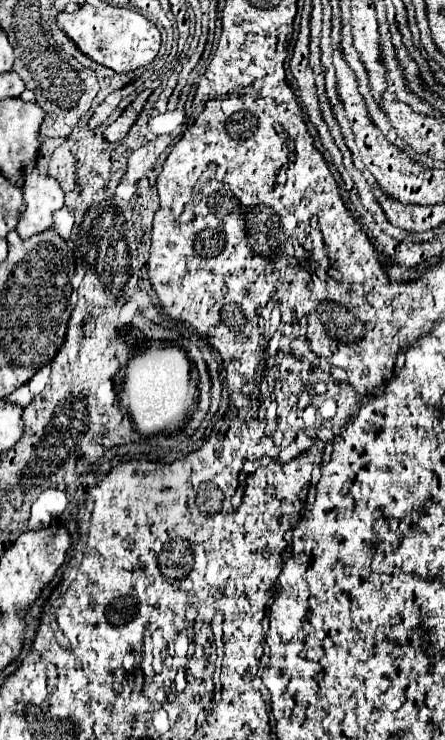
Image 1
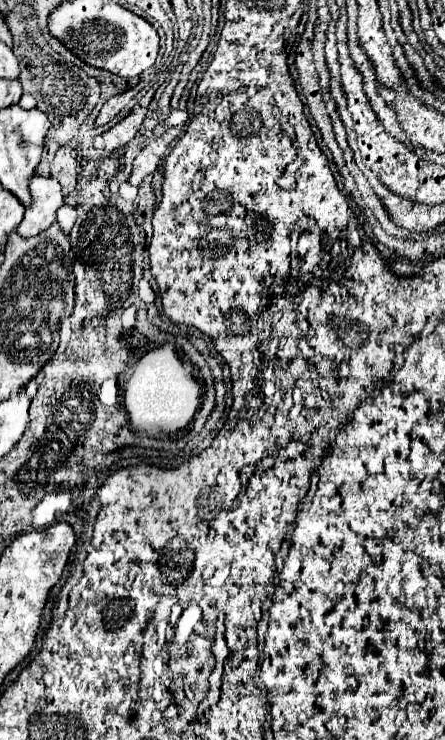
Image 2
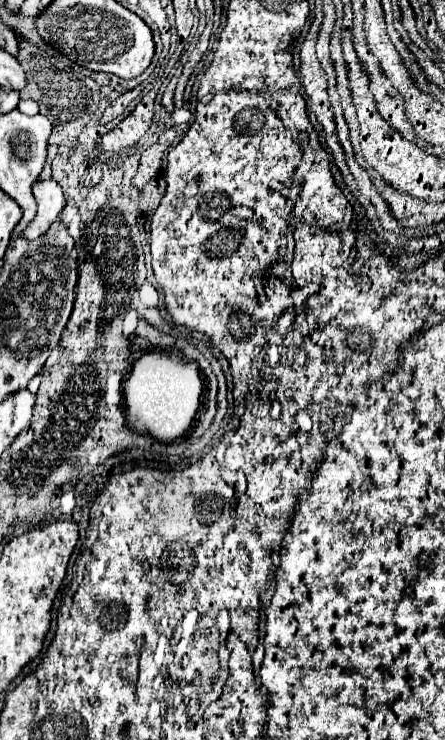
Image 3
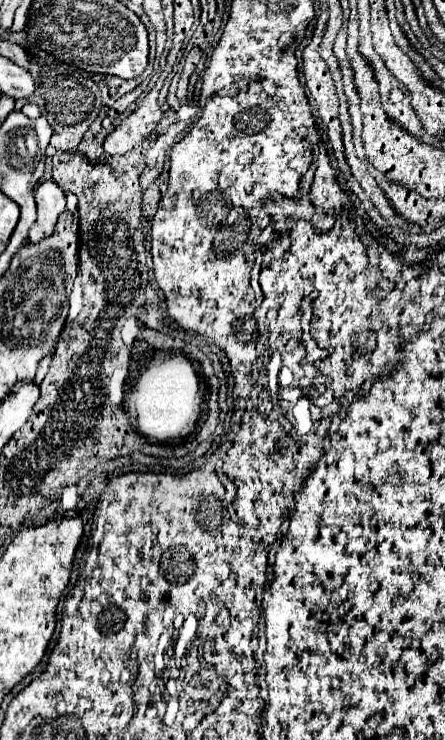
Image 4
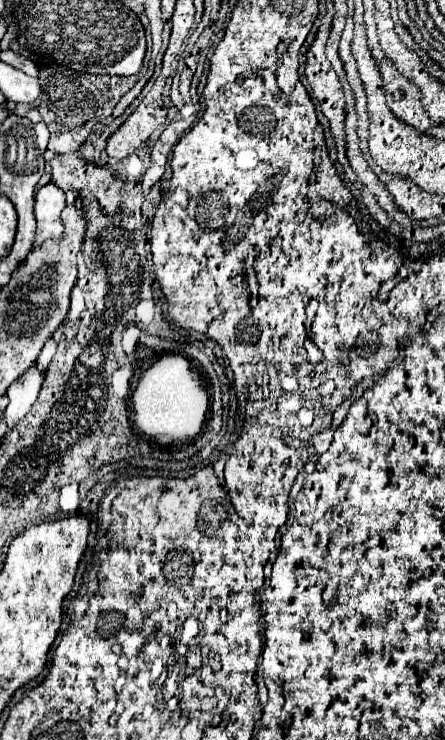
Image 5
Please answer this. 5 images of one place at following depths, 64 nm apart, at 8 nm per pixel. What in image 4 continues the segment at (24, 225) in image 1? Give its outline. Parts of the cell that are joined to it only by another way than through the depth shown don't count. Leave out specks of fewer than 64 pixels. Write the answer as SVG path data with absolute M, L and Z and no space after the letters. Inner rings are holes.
M46 180L36 186L36 204L38 204L38 220L32 224L28 232L28 242L40 242L44 236L54 232L54 224L66 208L66 198L60 186L54 180Z

